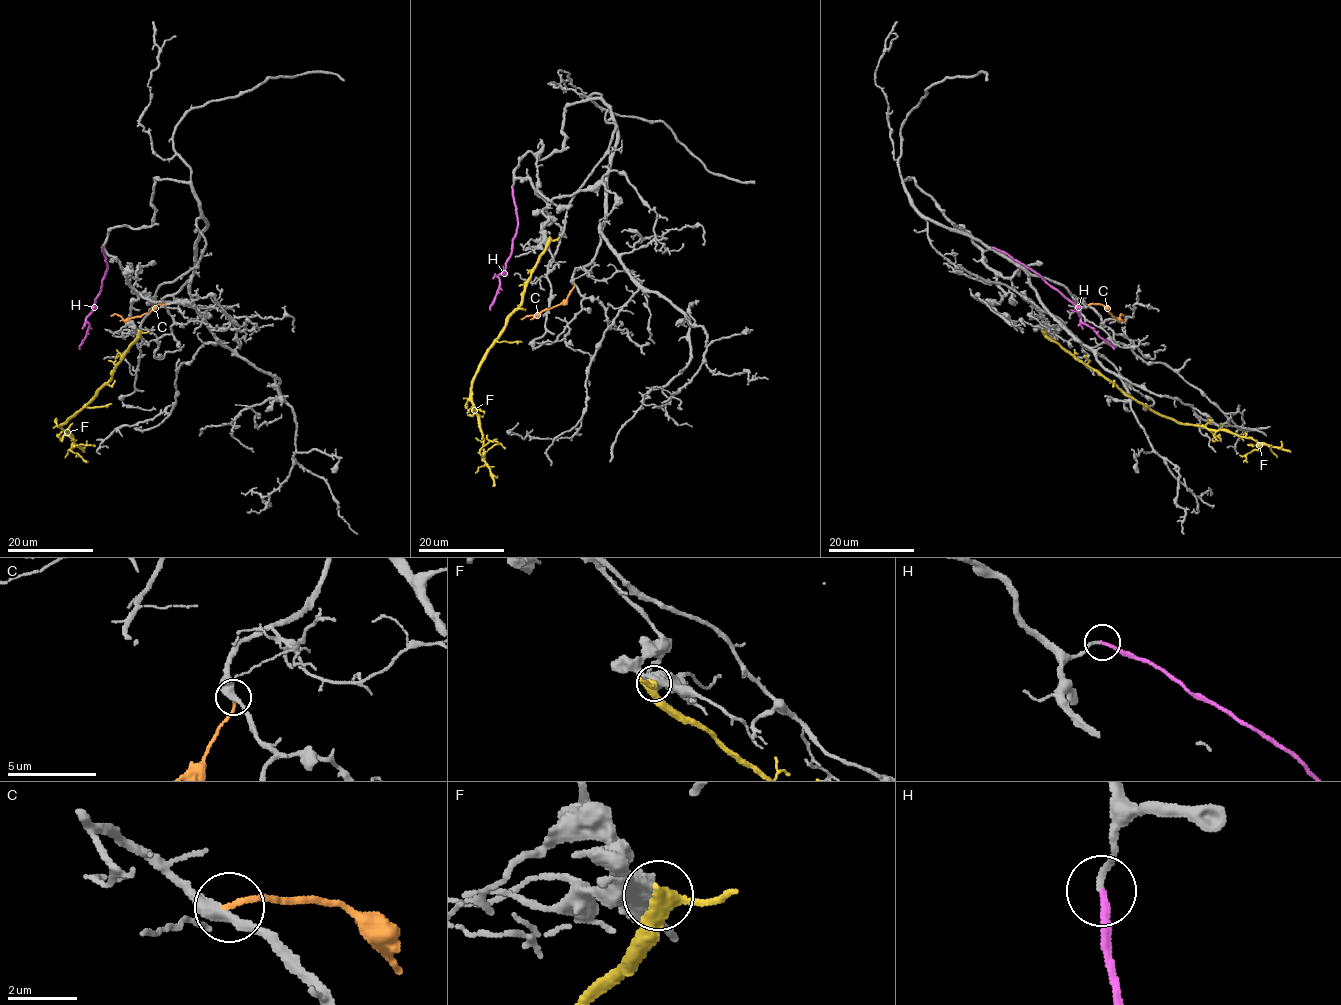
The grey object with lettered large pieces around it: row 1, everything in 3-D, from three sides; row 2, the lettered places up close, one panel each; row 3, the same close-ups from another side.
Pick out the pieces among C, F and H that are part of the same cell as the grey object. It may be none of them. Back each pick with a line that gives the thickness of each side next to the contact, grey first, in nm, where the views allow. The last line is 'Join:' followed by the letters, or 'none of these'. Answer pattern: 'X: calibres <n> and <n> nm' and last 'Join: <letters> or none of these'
H: calibres 170 and 180 nm
Join: H

